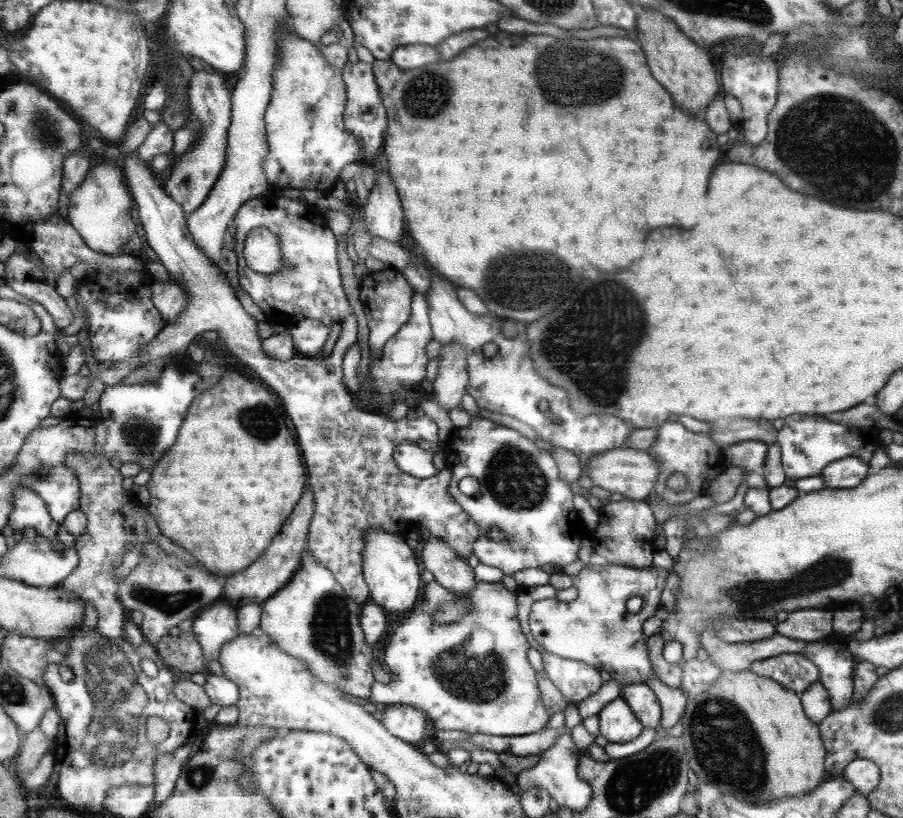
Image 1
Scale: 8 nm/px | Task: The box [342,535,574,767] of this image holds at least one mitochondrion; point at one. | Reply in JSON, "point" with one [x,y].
{"point":[465,672]}

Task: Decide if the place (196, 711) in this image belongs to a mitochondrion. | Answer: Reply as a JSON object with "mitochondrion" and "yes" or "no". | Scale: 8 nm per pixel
{"mitochondrion":"no"}

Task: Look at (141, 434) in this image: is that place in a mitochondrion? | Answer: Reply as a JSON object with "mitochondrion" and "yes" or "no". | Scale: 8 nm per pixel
{"mitochondrion":"yes"}

